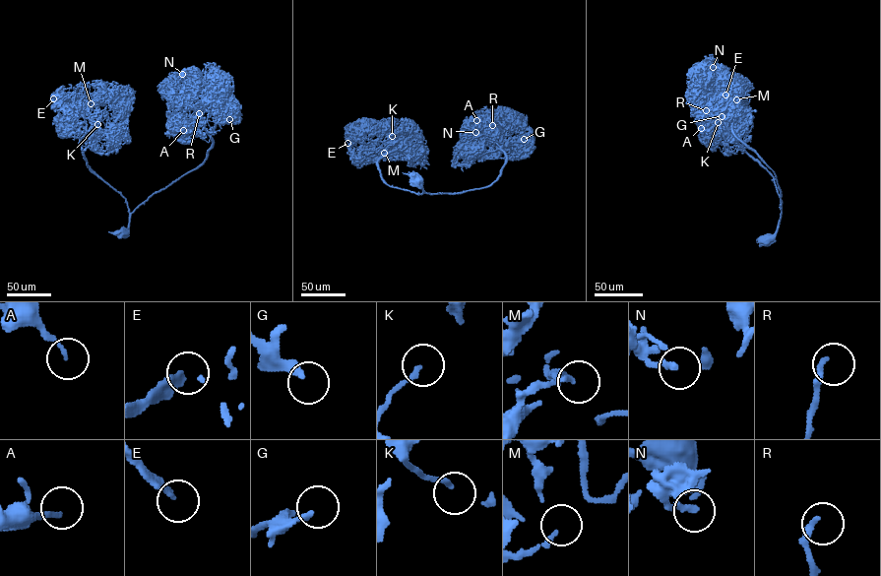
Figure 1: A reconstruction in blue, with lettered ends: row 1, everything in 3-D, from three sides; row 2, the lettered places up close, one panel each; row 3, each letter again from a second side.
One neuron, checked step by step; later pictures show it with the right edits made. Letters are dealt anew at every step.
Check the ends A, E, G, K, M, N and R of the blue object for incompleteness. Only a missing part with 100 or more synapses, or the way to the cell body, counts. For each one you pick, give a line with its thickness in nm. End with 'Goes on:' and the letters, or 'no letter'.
R: Thickness 190 nm
Goes on: R

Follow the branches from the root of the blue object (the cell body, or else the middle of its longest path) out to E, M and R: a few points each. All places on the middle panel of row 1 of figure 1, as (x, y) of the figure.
E: (418, 181), (422, 193), (389, 186), (378, 163), (386, 147), (358, 132), (346, 140), (347, 143)
M: (418, 181), (422, 193), (389, 186), (382, 179), (378, 163), (386, 151), (379, 147), (368, 156), (384, 153)
R: (418, 181), (431, 193), (461, 193), (488, 186), (506, 159), (491, 134), (492, 125)

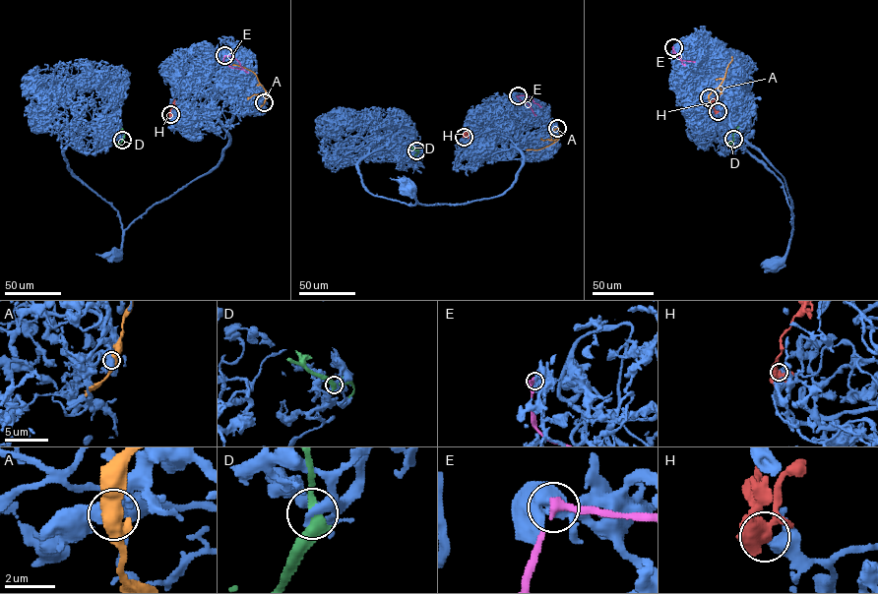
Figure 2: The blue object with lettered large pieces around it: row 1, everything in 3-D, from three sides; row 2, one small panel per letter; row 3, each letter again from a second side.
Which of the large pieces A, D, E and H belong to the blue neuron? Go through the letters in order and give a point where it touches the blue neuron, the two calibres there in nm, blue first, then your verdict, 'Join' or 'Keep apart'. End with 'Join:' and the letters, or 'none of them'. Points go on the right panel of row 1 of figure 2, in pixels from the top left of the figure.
A: Touches blue at (709, 97). Thickness 440 nm (blue) against 550 nm. Keep apart
D: Touches blue at (733, 139). Thickness 340 nm (blue) against 420 nm. Keep apart
E: Touches blue at (673, 47). Thickness 480 nm (blue) against 240 nm. Keep apart
H: Touches blue at (718, 111). Thickness 440 nm (blue) against 500 nm. Join
Join: H

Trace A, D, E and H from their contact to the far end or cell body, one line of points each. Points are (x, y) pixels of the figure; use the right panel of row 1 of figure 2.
A: (708, 97), (722, 81), (732, 57)
D: (733, 139), (738, 127)
E: (673, 47), (672, 53), (681, 60), (695, 61)
H: (718, 111), (712, 101), (720, 95)

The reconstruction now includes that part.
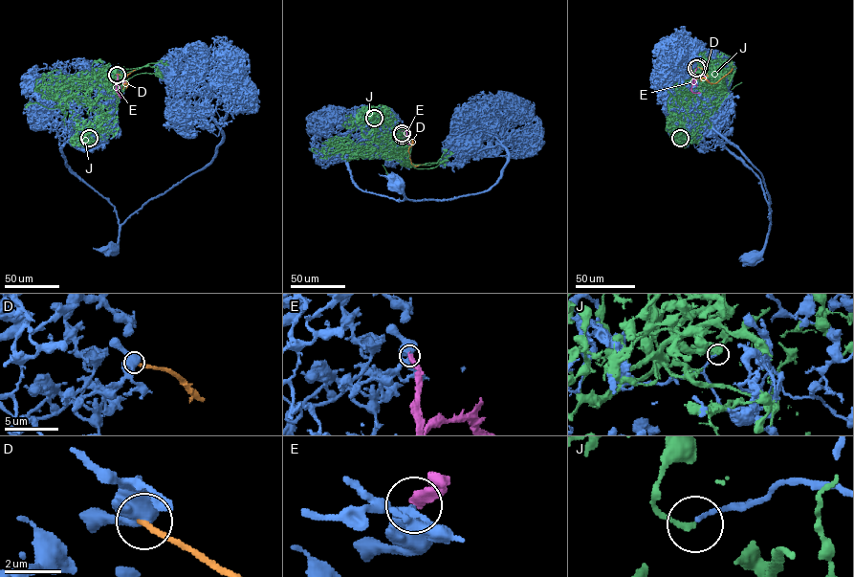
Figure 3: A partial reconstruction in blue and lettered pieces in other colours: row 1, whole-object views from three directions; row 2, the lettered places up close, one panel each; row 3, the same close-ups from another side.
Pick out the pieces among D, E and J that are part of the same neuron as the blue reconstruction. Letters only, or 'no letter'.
no letter

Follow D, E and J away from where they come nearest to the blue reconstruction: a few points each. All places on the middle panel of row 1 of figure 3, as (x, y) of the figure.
D: (402, 135), (411, 144), (413, 142), (408, 151), (413, 166), (423, 165)
E: (402, 133), (403, 129), (409, 141), (406, 144)
J: (374, 118), (368, 111), (385, 105), (364, 126), (380, 148), (426, 165), (405, 161), (392, 123)

